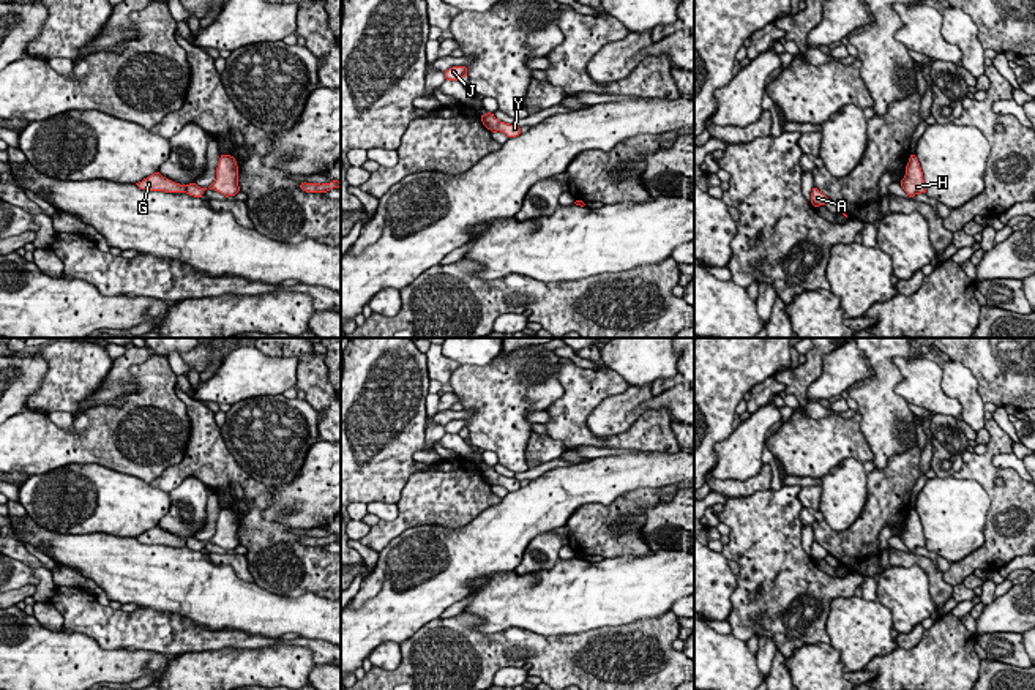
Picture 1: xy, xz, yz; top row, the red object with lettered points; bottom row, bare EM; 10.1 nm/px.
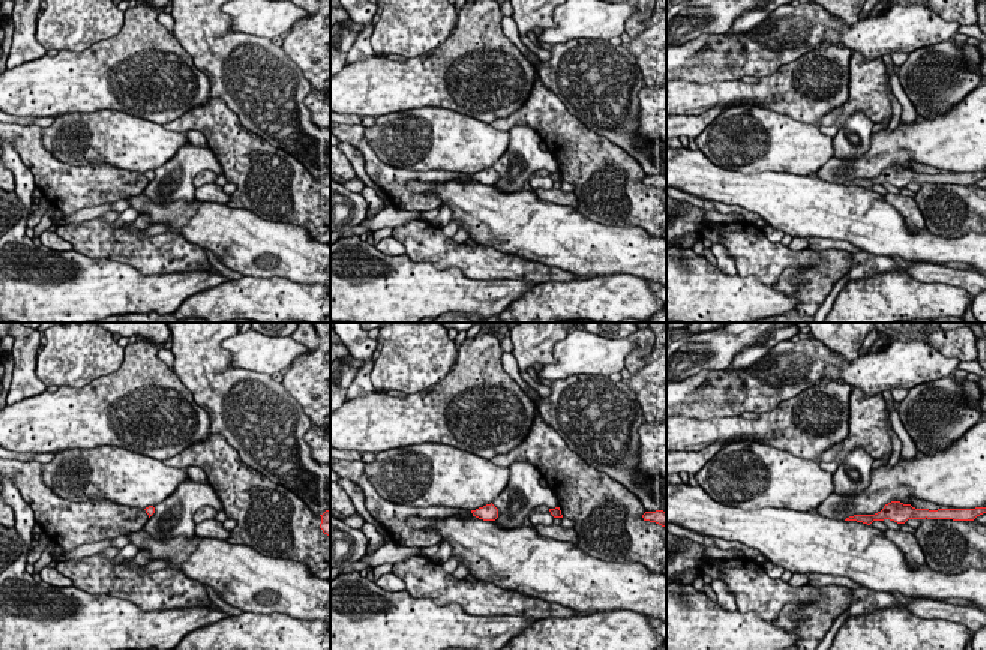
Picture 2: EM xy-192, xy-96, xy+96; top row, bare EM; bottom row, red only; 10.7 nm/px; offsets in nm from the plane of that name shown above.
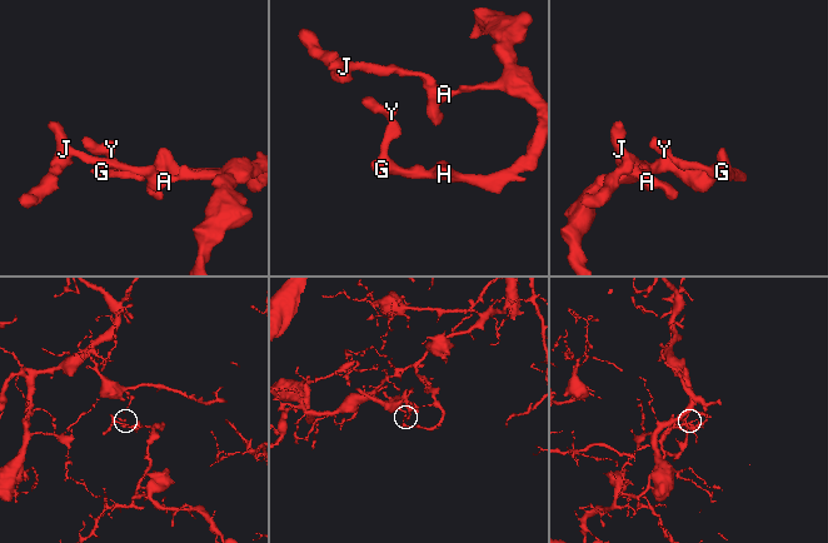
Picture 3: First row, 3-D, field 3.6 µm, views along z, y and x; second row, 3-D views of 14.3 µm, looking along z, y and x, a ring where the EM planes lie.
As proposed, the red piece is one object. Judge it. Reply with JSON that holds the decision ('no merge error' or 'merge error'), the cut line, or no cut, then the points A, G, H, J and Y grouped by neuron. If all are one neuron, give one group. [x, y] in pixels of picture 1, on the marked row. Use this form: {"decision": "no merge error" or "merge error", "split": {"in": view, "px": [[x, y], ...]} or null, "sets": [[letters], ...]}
{"decision": "no merge error", "split": null, "sets": [["A", "G", "H", "J", "Y"]]}

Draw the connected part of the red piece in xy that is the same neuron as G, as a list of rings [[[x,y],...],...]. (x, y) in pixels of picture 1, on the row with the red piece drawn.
[[[159,172],[151,174],[150,177],[144,178],[136,185],[145,191],[186,193],[194,197],[202,197],[204,191],[207,189],[197,186],[196,183],[189,183],[189,185],[175,183],[163,177]]]

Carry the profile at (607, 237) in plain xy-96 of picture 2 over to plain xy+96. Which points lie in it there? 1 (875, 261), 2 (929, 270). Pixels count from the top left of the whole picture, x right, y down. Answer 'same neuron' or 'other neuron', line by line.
1: other neuron
2: other neuron

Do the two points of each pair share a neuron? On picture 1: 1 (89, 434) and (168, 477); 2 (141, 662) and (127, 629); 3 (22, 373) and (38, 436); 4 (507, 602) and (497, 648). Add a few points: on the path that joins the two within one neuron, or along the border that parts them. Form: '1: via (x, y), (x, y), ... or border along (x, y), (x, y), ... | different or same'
1: border along (186, 447), (185, 457), (150, 483) | different
2: border along (100, 644), (109, 649), (152, 649), (171, 657) | different
3: border along (21, 411), (16, 414) | different
4: border along (467, 613), (483, 632), (537, 633) | different

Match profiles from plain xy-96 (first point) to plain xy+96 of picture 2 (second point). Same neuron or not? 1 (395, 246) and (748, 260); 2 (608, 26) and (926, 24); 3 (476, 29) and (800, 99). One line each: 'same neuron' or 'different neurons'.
1: different neurons
2: same neuron
3: same neuron

